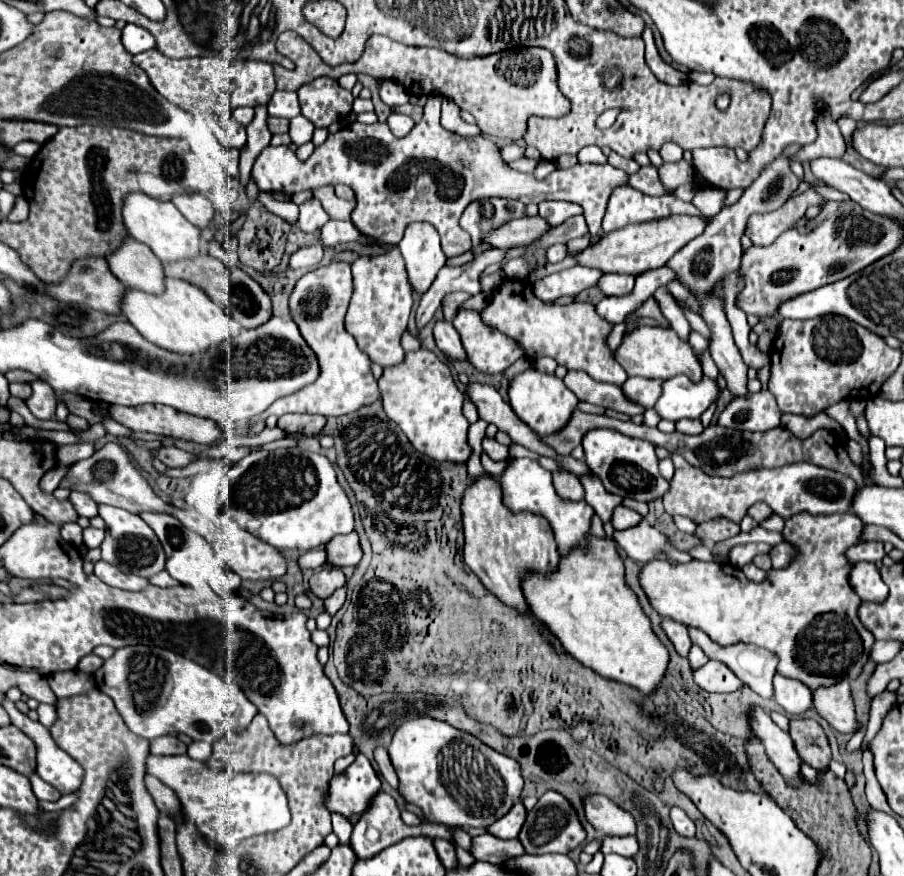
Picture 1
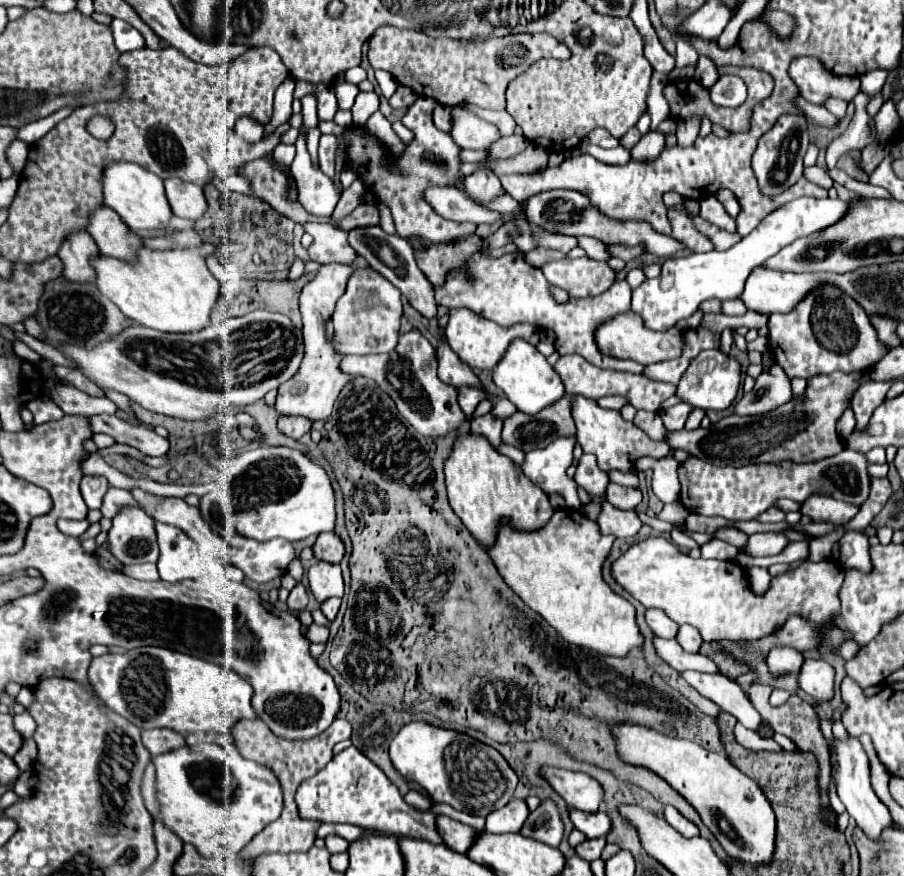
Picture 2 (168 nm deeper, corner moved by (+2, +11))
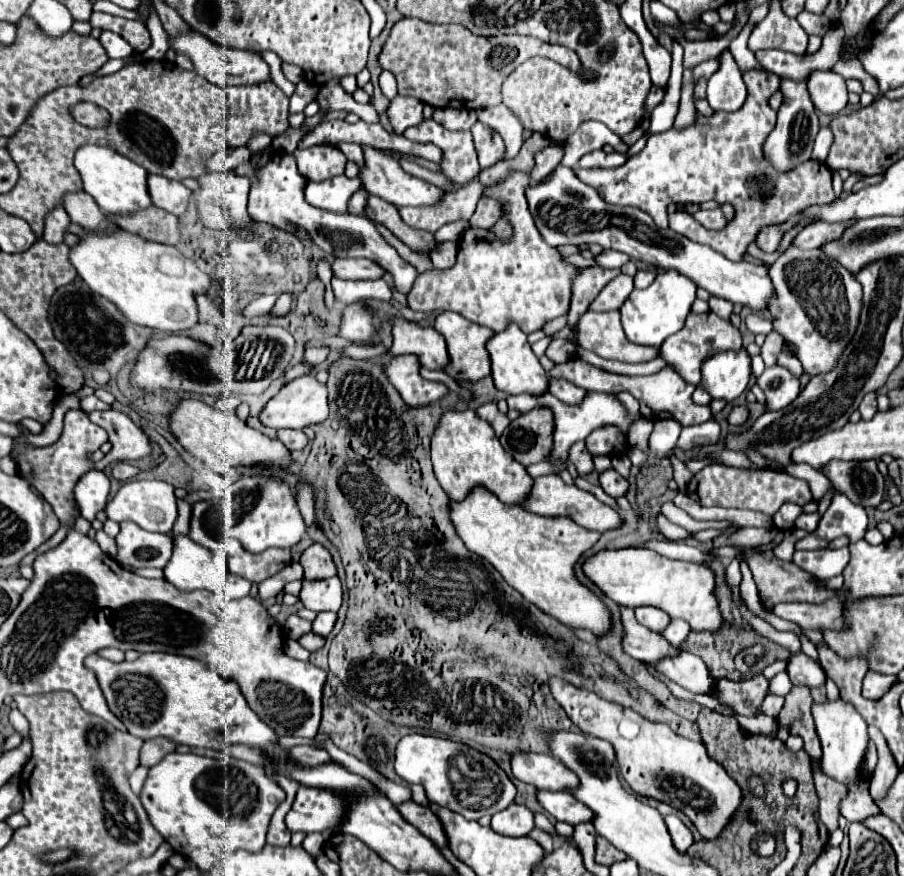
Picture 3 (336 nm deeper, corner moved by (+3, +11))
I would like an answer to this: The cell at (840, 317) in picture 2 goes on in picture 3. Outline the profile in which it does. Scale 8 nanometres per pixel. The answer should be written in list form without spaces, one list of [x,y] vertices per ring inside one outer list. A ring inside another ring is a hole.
[[[793,245],[769,265],[769,277],[777,293],[777,297],[769,301],[775,331],[781,333],[785,341],[797,345],[797,357],[807,373],[827,373],[835,367],[837,357],[841,357],[857,329],[861,285],[857,285],[855,277],[839,261],[825,257],[823,249],[805,251]]]

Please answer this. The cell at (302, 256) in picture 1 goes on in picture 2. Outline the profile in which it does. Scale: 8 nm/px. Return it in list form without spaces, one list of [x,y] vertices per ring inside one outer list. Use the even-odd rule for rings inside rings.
[[[309,222],[304,224],[306,233],[313,237],[312,245],[308,247],[308,257],[318,263],[352,263],[356,253],[348,243],[348,231],[334,229],[328,223]]]

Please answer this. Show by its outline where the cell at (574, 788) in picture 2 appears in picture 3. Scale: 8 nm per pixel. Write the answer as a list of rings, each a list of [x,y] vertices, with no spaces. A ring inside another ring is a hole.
[[[529,751],[511,753],[511,771],[515,779],[523,783],[531,783],[537,789],[563,791],[577,785],[577,777],[569,769],[565,769],[561,761],[545,753],[541,755]]]

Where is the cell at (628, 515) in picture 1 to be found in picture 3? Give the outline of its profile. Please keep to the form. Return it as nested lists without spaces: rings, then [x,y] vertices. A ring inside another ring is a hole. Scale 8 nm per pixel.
[[[607,469],[603,473],[599,473],[599,485],[603,487],[603,491],[611,497],[619,497],[627,493],[627,479],[623,479],[615,469]]]

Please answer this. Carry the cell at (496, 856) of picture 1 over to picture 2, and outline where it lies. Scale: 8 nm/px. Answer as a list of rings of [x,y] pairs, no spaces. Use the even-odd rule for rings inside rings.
[[[438,815],[436,825],[438,825],[438,833],[444,839],[444,845],[458,853],[468,853],[470,845],[474,845],[474,841],[478,839],[478,833],[480,833],[480,831],[476,831],[460,821],[454,821],[446,815]]]

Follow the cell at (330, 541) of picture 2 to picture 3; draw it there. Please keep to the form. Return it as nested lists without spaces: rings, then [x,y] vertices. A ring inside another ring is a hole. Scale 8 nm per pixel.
[[[313,543],[309,549],[305,549],[299,563],[305,569],[305,579],[309,579],[309,581],[329,579],[335,575],[335,563],[333,563],[331,555],[319,543]]]

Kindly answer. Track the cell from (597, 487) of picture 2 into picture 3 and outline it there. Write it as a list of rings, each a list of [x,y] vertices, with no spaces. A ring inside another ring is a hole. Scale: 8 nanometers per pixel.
[[[577,441],[577,445],[571,445],[571,449],[569,449],[569,461],[577,467],[579,475],[593,471],[593,457],[587,451],[583,441]]]

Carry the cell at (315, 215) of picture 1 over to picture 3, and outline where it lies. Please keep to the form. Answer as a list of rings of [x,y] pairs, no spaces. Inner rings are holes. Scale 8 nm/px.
[[[339,175],[335,181],[311,181],[305,189],[305,199],[313,207],[333,213],[347,213],[347,203],[359,189],[363,189],[363,181],[359,177],[349,179],[345,175]]]

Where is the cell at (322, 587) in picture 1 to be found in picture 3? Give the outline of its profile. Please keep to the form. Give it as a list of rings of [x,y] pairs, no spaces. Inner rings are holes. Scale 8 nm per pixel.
[[[339,577],[323,579],[323,581],[303,581],[303,589],[299,593],[301,603],[315,611],[339,611],[341,607],[341,581]]]

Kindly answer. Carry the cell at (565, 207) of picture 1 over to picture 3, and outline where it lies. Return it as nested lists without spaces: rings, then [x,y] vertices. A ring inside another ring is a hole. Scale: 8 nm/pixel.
[[[557,165],[547,181],[529,185],[525,189],[525,197],[529,201],[529,211],[539,233],[553,247],[597,243],[605,249],[627,253],[631,259],[643,261],[651,267],[665,271],[675,269],[697,283],[697,287],[707,289],[711,295],[723,297],[731,303],[741,303],[751,309],[765,309],[769,297],[773,297],[773,283],[765,265],[749,261],[729,261],[709,245],[693,243],[671,229],[659,229],[645,211],[637,207],[611,205],[601,199],[601,195],[593,187],[579,181],[569,167]]]

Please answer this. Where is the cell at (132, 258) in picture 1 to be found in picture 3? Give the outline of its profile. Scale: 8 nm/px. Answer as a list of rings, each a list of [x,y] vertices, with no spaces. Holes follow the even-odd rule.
[[[85,191],[67,193],[63,197],[63,209],[71,217],[73,223],[81,225],[83,229],[99,229],[105,223],[105,215]]]

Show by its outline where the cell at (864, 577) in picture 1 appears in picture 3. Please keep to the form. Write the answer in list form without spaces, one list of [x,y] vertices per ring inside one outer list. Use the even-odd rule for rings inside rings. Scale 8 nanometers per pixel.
[[[835,493],[829,509],[825,511],[815,535],[821,539],[837,539],[841,535],[849,535],[851,543],[863,539],[867,531],[867,513],[861,505],[845,499],[845,493]]]

